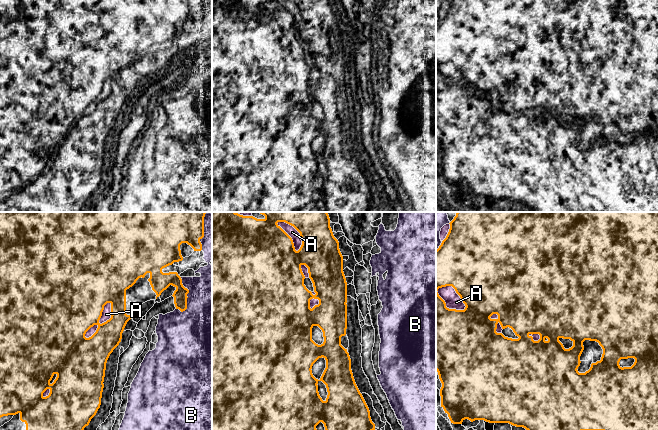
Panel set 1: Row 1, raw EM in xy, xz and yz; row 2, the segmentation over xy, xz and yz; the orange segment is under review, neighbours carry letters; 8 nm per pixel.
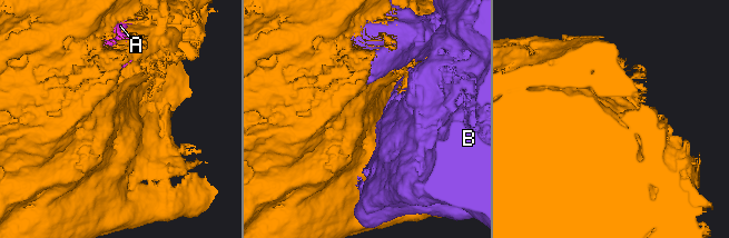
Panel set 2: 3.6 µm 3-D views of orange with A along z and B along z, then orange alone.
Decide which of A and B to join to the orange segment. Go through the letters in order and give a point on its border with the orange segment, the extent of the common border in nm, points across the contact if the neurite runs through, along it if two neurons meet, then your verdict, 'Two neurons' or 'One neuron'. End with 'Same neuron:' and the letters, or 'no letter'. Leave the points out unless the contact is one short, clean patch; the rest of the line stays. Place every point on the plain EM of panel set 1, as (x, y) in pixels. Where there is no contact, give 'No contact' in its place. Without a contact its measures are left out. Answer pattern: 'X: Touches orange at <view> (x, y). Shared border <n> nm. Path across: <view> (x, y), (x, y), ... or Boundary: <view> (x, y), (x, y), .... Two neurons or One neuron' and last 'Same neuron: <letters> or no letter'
A: Touches orange at xz (291, 14). Shared border 280 nm. One neuron
B: Touches orange at xy (186, 71). Shared border 280 nm. Two neurons
Same neuron: A

